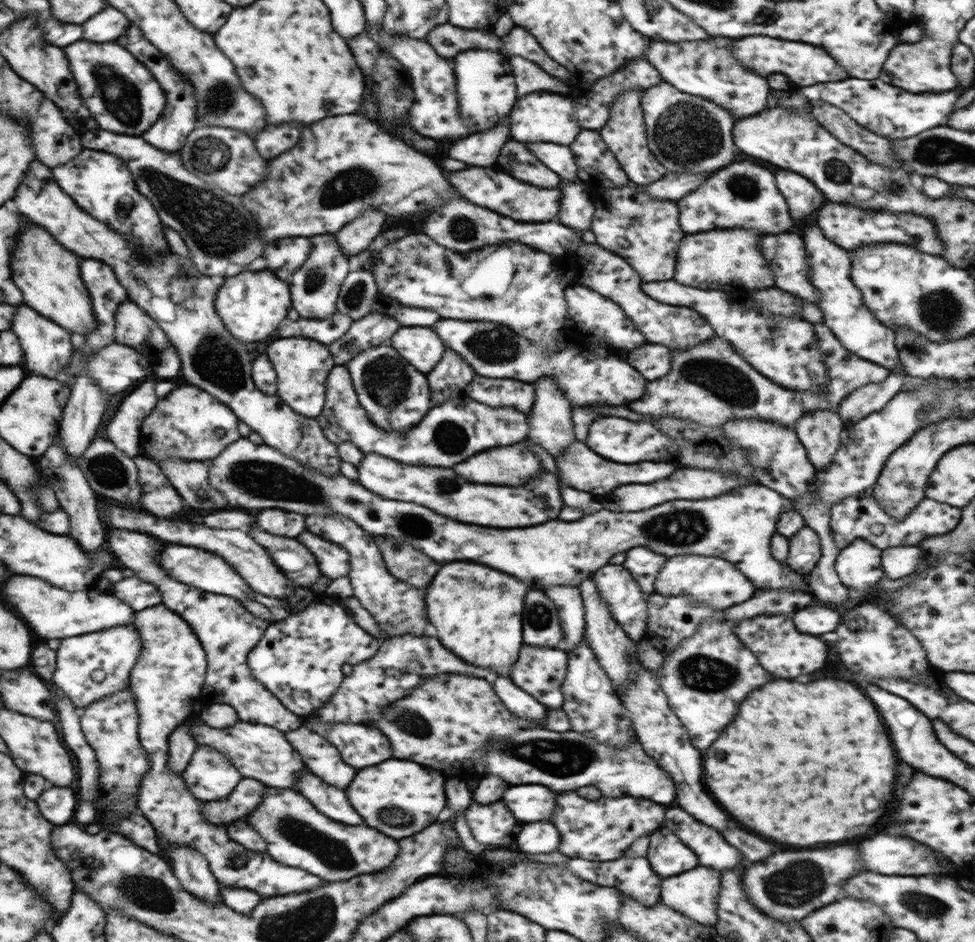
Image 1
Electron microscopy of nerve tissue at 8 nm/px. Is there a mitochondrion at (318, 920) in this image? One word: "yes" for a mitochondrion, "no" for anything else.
yes

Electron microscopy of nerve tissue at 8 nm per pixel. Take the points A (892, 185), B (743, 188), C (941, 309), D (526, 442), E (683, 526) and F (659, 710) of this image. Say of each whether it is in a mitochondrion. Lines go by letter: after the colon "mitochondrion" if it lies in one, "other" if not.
A: mitochondrion
B: mitochondrion
C: mitochondrion
D: other
E: mitochondrion
F: other

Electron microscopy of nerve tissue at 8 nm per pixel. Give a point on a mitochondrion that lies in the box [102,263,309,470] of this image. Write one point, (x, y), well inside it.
(214, 362)

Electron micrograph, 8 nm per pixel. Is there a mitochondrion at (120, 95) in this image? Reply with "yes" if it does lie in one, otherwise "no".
yes

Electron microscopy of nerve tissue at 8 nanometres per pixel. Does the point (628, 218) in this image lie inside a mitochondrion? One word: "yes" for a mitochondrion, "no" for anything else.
yes

